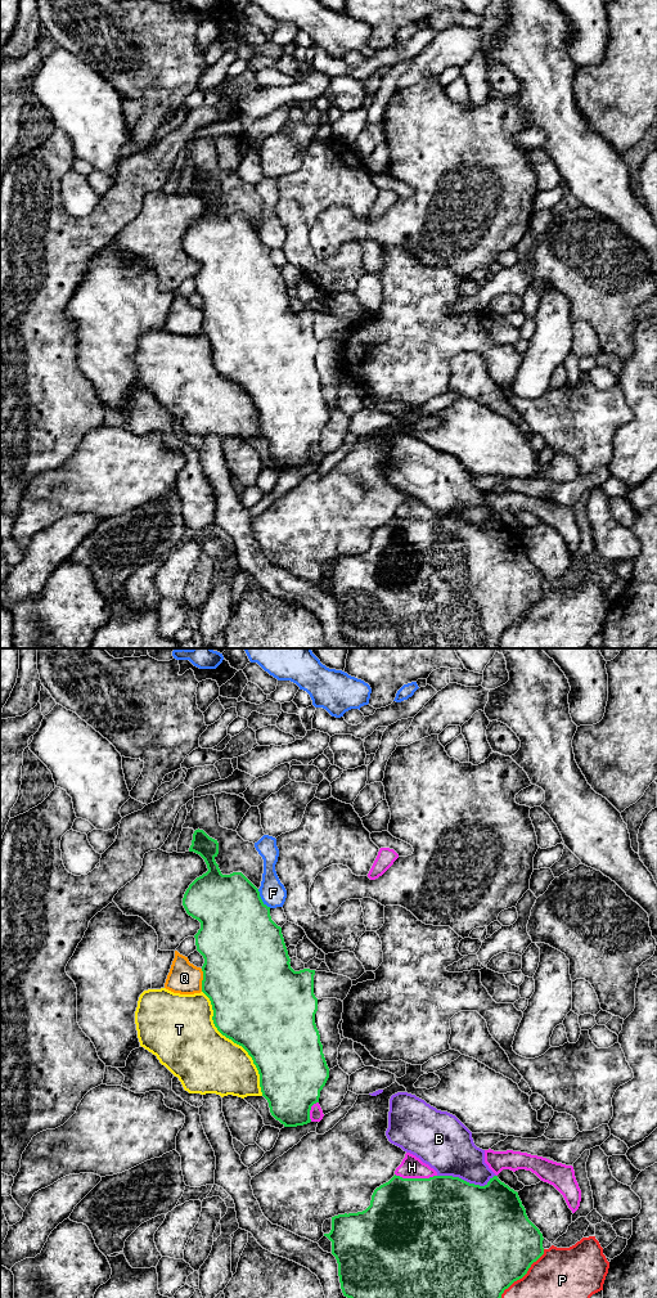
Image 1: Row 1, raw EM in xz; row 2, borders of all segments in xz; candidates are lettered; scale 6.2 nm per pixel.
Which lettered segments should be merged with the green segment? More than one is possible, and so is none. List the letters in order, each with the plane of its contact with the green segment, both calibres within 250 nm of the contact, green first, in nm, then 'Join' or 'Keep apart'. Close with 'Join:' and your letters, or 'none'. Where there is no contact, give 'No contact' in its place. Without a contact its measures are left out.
B: Touches green in xz. Thickness 500 nm (green) against 320 nm. Keep apart
F: Touches green in xz. Thickness 460 nm (green) against 160 nm. Keep apart
H: Touches green in xz. Thickness 500 nm (green) against 140 nm. Keep apart
P: Touches green in xz. Thickness 500 nm (green) against 480 nm. Keep apart
Q: Touches green in xz. Thickness 500 nm (green) against 200 nm. Keep apart
T: Touches green in xz. Thickness 500 nm (green) against 400 nm. Keep apart
Join: none

